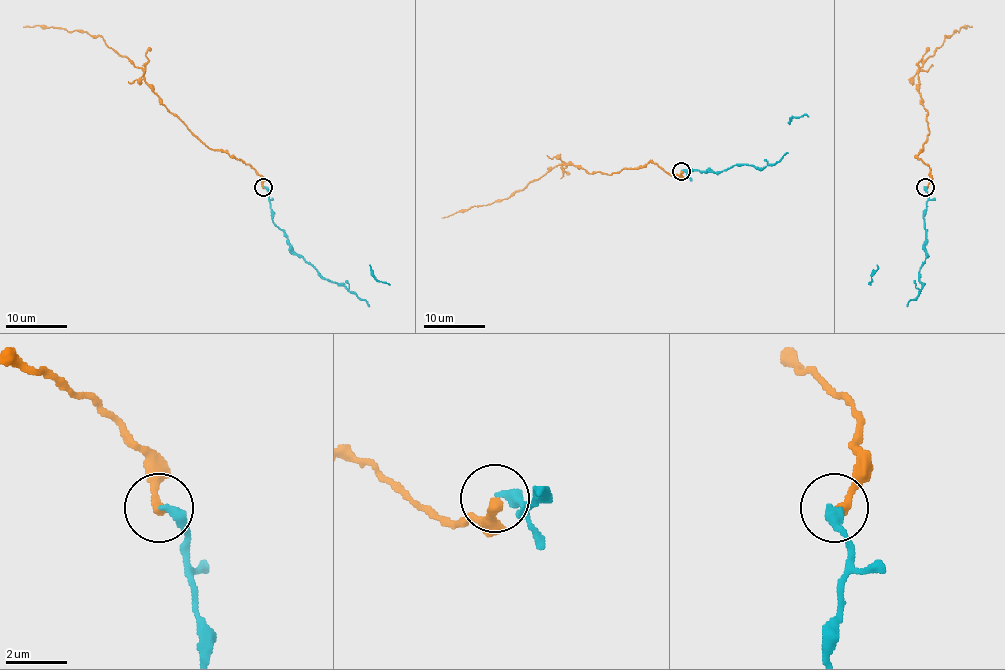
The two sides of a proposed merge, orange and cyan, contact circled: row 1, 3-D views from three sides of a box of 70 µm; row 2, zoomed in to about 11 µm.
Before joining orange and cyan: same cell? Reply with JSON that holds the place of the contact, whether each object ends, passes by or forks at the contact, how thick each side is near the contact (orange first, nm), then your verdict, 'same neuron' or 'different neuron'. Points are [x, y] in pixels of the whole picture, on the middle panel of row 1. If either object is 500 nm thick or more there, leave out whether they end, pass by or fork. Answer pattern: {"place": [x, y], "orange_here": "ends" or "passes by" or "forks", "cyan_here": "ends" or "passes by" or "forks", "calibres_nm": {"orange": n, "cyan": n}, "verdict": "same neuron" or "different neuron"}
{"place": [681, 171], "orange_here": "ends", "cyan_here": "ends", "calibres_nm": {"orange": 320, "cyan": 360}, "verdict": "same neuron"}

